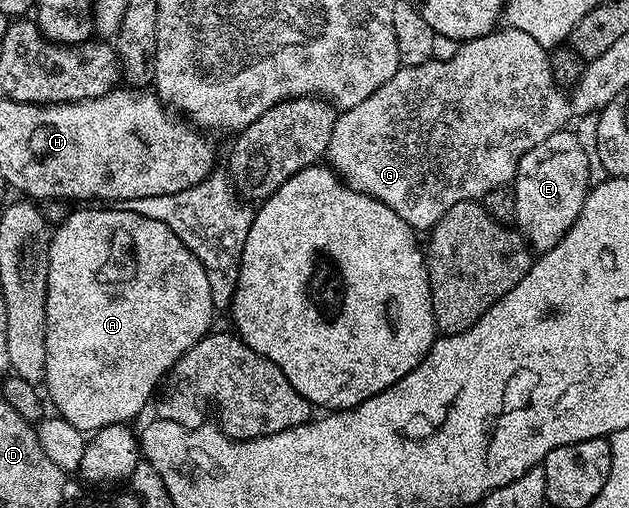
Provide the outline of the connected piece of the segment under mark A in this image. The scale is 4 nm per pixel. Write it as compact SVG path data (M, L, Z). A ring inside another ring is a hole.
M78 207L75 213L70 213L62 221L59 229L53 230L50 238L50 250L48 251L48 291L46 292L46 376L44 386L50 392L50 401L55 405L57 416L63 417L72 427L76 427L81 433L93 434L96 429L103 429L109 425L124 425L133 422L133 417L145 407L151 404L160 382L170 372L170 368L191 349L192 346L211 332L216 316L216 310L212 303L212 287L208 287L208 275L184 247L184 243L164 223L156 219L148 219L140 215L130 207Z

